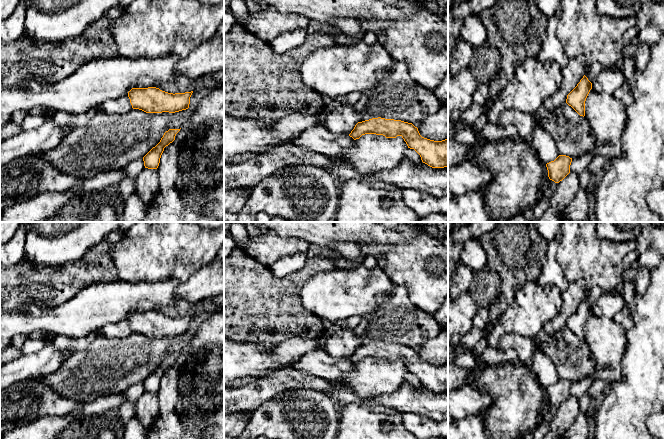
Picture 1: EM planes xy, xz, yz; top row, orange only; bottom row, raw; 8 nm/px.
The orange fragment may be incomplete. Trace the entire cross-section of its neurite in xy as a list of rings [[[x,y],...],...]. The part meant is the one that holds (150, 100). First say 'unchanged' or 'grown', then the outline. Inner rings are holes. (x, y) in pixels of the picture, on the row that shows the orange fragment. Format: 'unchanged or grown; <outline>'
unchanged; [[[156,87],[132,88],[128,97],[133,109],[146,113],[175,113],[189,108],[193,91],[168,93]]]

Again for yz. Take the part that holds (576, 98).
unchanged; [[[584,75],[577,86],[567,95],[566,103],[580,116],[585,116],[585,101],[592,89],[592,83]]]

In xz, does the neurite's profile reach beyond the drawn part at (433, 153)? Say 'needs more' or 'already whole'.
already whole

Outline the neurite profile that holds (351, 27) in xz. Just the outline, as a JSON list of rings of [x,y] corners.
[[[339,19],[329,23],[335,28],[338,28],[349,36],[355,36],[357,34],[364,34],[366,31],[360,26],[355,19]]]

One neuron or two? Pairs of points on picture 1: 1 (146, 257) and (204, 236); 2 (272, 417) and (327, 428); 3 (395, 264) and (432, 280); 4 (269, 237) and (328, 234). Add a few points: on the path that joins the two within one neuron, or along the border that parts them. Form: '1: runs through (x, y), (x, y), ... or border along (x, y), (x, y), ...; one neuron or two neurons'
1: runs through (160, 251), (165, 249), (183, 249), (190, 246); one neuron
2: runs through (286, 420), (307, 420), (313, 426); one neuron
3: runs through (404, 264), (416, 264), (423, 271); one neuron
4: border along (275, 232), (282, 237), (297, 237), (302, 240); two neurons

